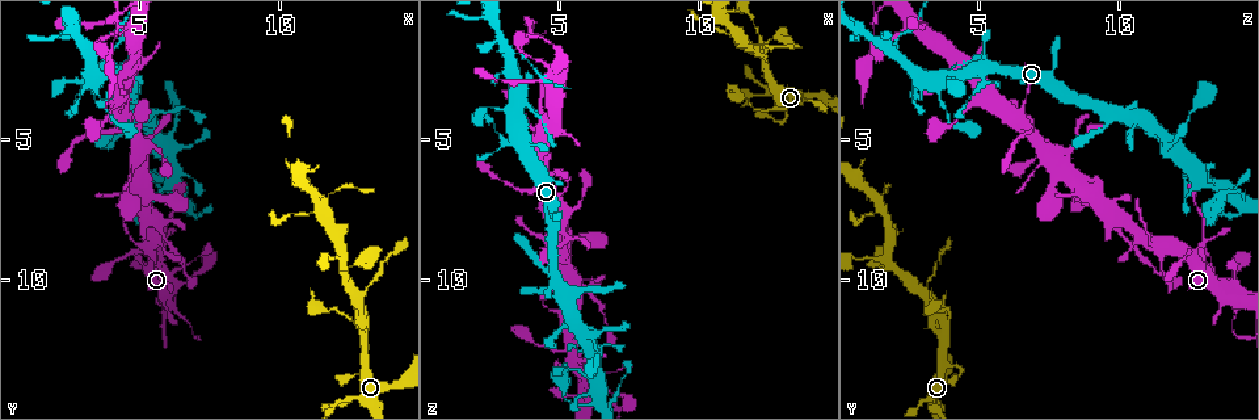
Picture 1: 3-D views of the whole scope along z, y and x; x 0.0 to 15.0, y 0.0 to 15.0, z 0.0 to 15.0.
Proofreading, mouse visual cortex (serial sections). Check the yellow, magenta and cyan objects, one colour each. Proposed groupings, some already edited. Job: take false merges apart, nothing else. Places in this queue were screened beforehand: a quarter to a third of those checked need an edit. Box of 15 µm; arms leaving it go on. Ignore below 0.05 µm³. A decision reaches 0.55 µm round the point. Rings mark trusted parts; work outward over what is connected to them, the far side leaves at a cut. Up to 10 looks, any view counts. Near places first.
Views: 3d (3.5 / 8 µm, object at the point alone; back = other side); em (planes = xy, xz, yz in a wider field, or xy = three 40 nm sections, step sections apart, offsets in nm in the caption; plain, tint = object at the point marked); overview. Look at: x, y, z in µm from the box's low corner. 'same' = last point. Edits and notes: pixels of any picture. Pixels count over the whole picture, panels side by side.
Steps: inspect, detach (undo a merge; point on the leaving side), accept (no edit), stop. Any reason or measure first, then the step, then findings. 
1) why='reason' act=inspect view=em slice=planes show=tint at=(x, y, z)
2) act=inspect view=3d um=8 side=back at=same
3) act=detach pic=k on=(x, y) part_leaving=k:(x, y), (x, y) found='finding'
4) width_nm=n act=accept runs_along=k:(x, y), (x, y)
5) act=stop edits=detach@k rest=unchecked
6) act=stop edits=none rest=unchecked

act=inspect view=3d um=3.5 at=(5.8, 8.7, 10.6)

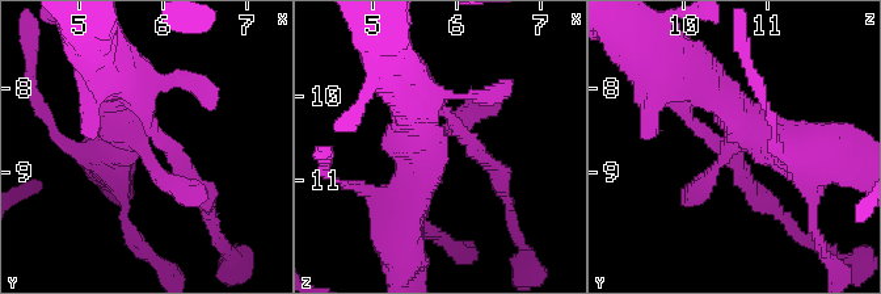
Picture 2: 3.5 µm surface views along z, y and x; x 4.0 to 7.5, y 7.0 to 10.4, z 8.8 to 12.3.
why='now the EM' act=inspect view=em slice=xy step=5 show=tint at=(5.70, 8.65, 10.60)

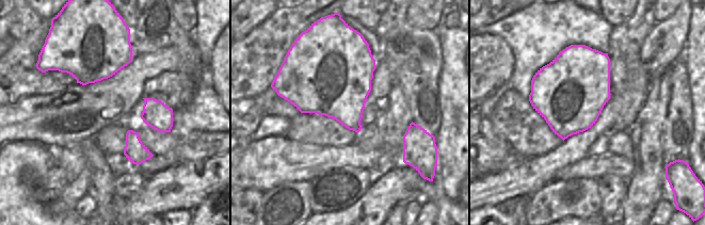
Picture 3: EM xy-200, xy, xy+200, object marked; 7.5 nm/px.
act=inspect view=em slice=xy step=2 show=tint at=same

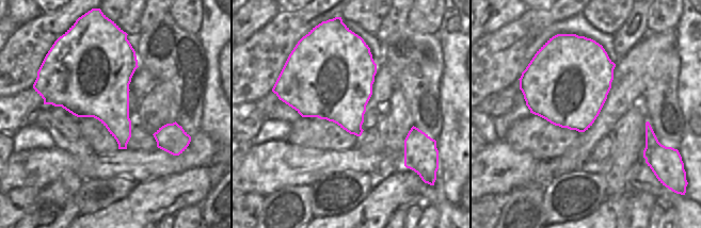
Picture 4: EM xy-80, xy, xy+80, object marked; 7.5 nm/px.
act=accept runs_along=2:(820, 159), (682, 75) found='one cell here'

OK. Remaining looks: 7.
why='sudden change in width' act=inspect view=3d um=8 at=(13.0, 13.2, 4.3)

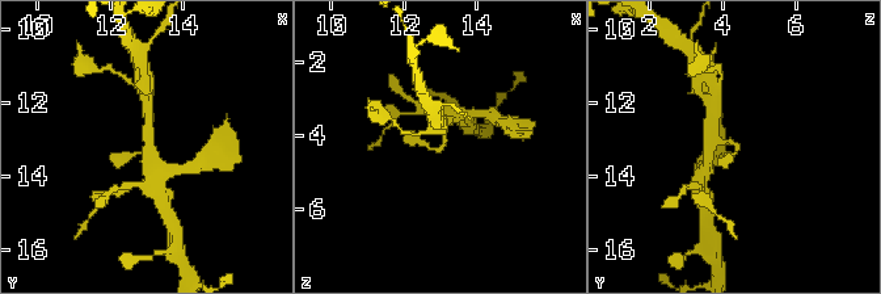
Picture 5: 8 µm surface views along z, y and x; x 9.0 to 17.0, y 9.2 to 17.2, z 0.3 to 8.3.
act=inspect view=em slice=planes show=tint at=(13.0, 13.2, 4.3)

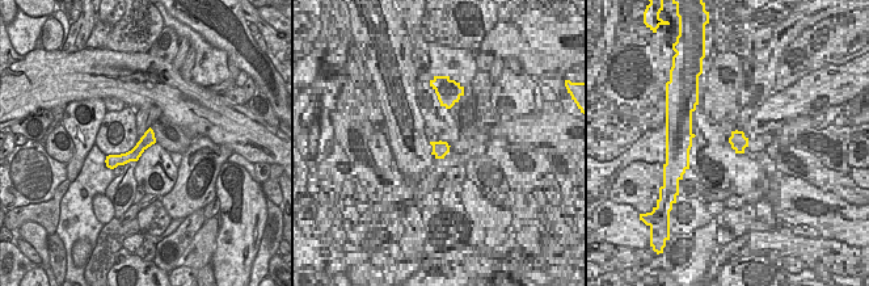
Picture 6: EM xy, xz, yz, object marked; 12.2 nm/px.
act=accept runs_along=6:(150, 133), (130, 156), (110, 164) found='one cell here'

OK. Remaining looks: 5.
why='thick turns thin' act=inspect view=3d um=8 at=(13.4, 10.0, 3.2)

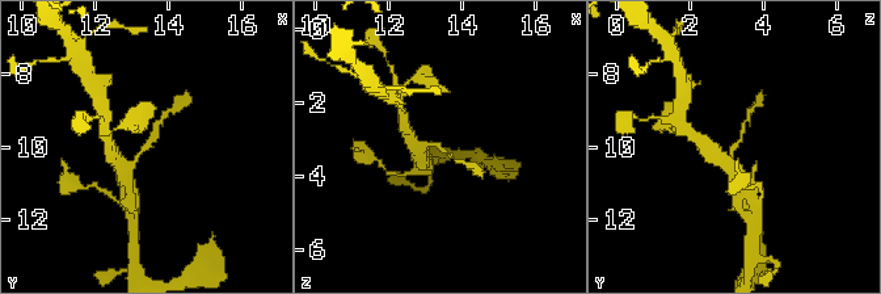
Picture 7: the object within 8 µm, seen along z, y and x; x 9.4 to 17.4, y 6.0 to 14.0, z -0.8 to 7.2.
act=inspect view=3d um=3.5 at=(13.4, 10.1, 3.2)

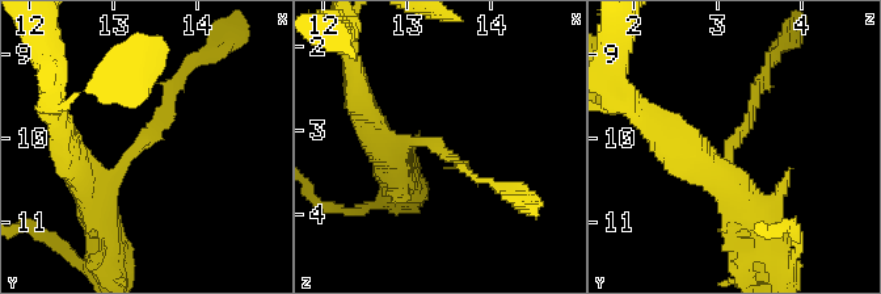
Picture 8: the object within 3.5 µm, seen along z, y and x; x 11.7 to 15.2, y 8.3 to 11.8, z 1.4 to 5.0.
arm_widths_nm=100,450 why='need the tissue' act=inspect view=em slice=xy step=2 show=tint at=(13.35, 10.05, 3.15)

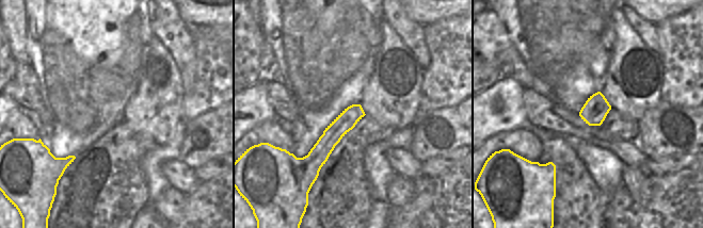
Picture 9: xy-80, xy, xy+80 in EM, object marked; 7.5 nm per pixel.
act=detach pic=8 on=(157, 125) part_leaving=8:(127, 155), (195, 62) found='a second cell is stuck on'

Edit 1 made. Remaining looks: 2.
why='three-way junction' act=inspect view=3d um=3.5 at=(3.3, 1.9, 2.0)

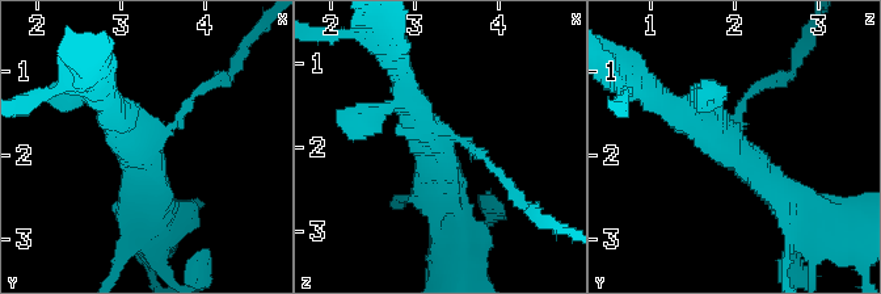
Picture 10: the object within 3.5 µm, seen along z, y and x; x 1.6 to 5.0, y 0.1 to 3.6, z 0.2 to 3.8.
why='now the EM' act=inspect view=em slice=xy step=1 show=tint at=(3.25, 1.95, 2.00)

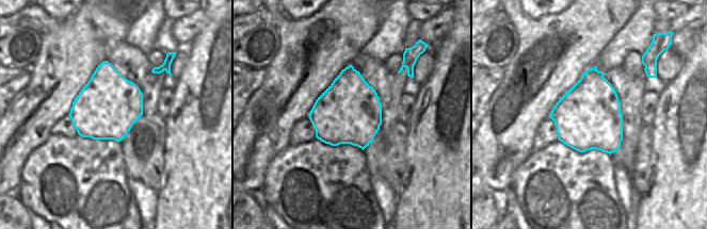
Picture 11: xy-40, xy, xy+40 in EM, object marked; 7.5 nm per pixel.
arms=3 act=detach pic=10 on=(757, 88) part_leaving=10:(736, 118), (745, 97), (785, 78), (806, 45) found='a second cell is stuck on'

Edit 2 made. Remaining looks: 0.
act=stop edits=detach@8,detach@10 rest=unchecked

